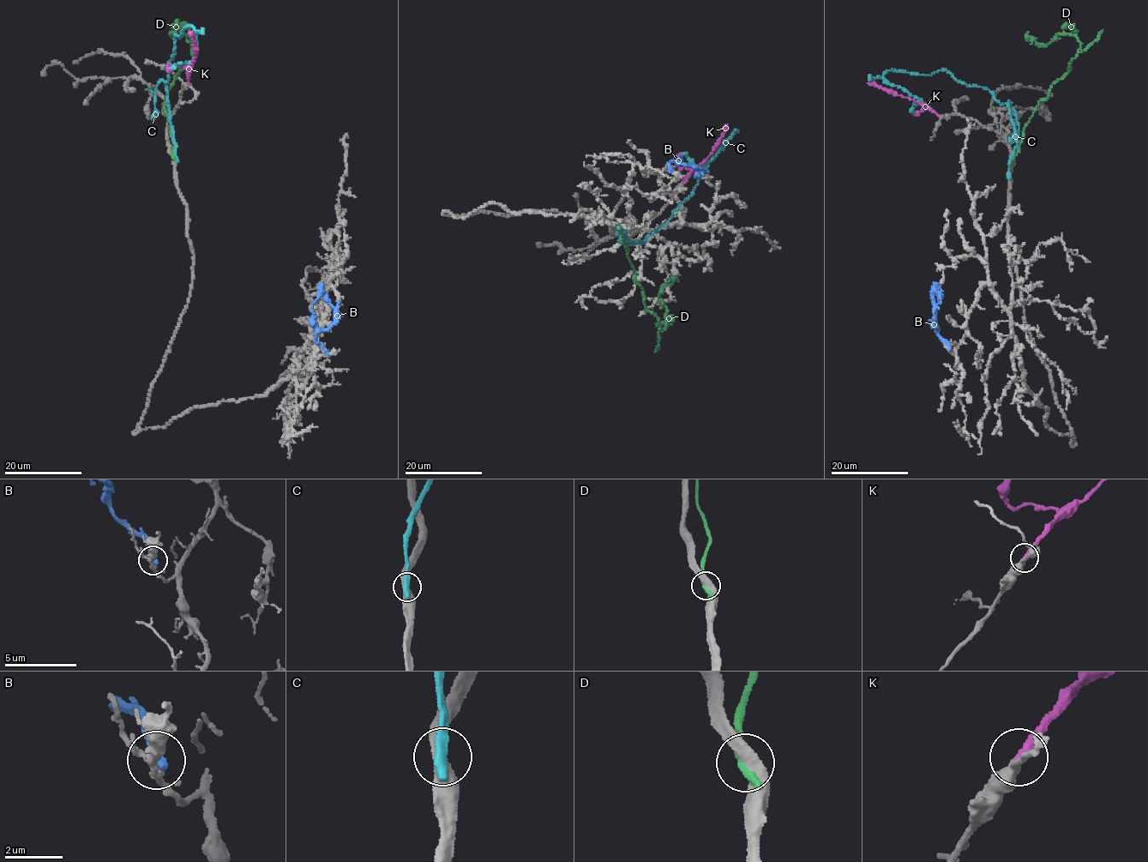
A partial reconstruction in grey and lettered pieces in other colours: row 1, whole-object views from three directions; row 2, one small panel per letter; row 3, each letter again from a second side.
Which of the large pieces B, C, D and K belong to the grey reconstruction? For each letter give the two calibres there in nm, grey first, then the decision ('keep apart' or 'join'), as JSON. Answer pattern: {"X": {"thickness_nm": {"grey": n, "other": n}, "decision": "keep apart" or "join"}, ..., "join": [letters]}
{"B": {"thickness_nm": {"grey": 240, "other": 360}, "decision": "keep apart"}, "C": {"thickness_nm": {"grey": 460, "other": 440}, "decision": "keep apart"}, "D": {"thickness_nm": {"grey": 440, "other": 320}, "decision": "keep apart"}, "K": {"thickness_nm": {"grey": 280, "other": 240}, "decision": "join"}, "join": ["K"]}

